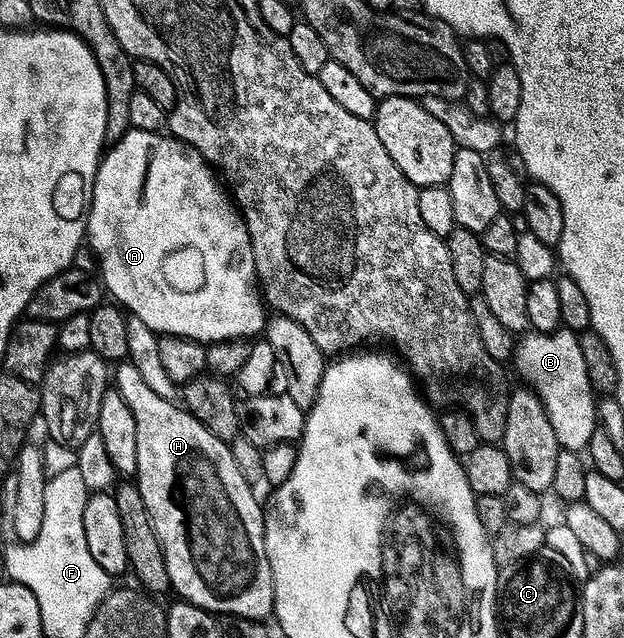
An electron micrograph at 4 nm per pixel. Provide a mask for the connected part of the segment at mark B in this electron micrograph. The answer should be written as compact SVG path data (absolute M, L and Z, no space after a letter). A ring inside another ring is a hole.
M567 329L556 331L553 335L525 334L516 348L515 363L517 373L542 401L554 425L554 433L558 433L561 448L587 452L590 437L594 437L598 426L598 395L592 389L586 357L582 357L580 335Z

